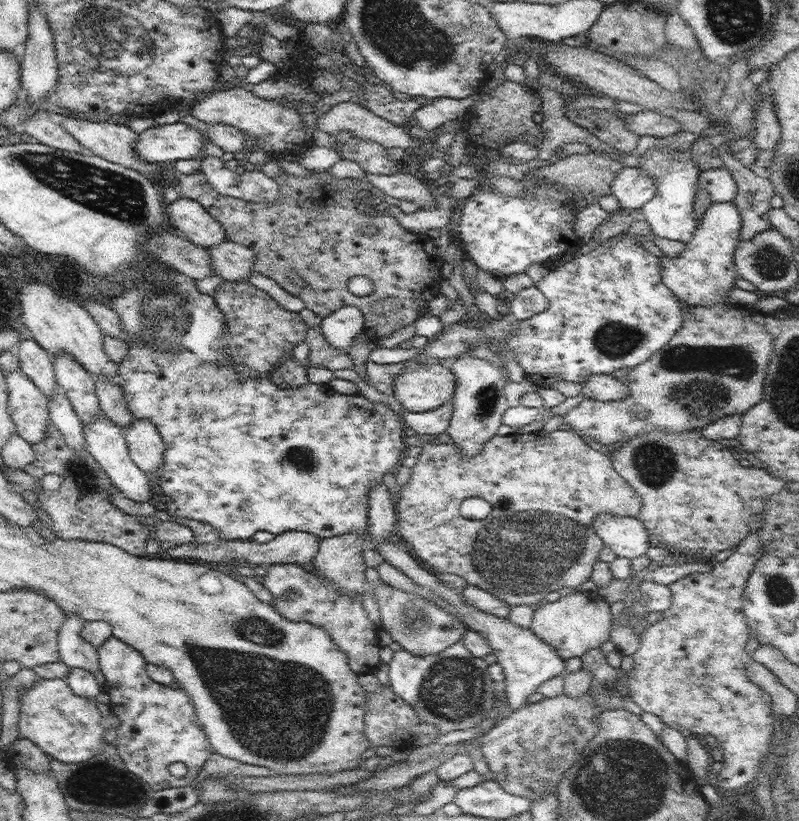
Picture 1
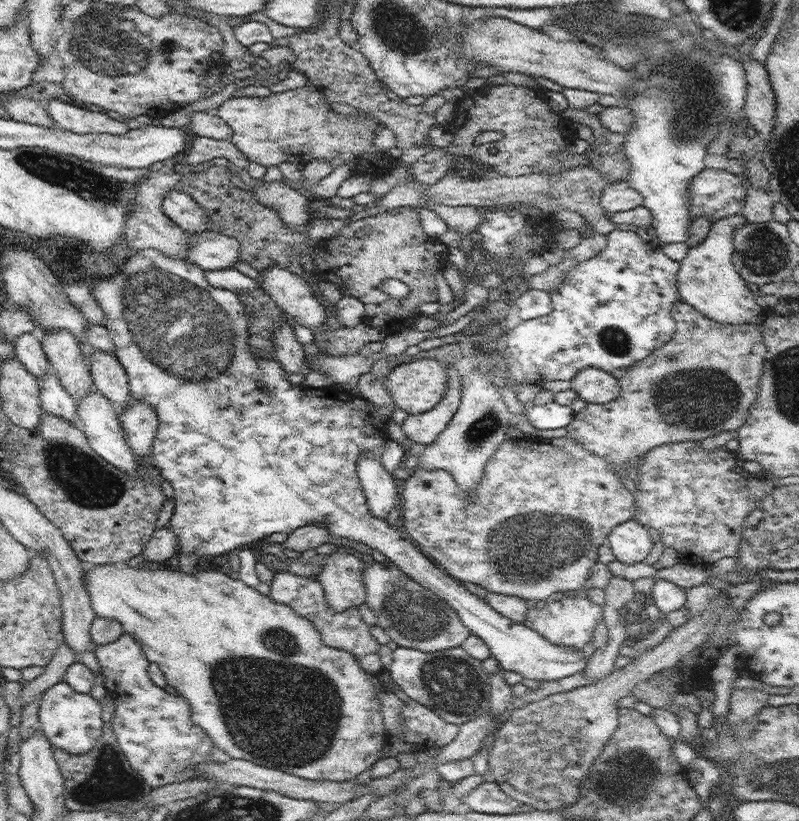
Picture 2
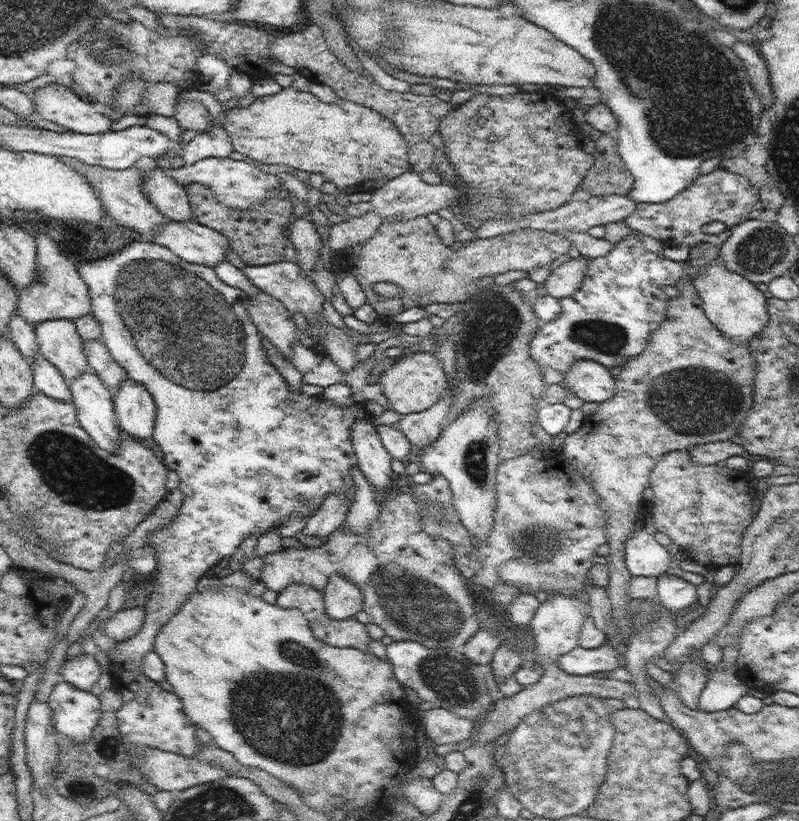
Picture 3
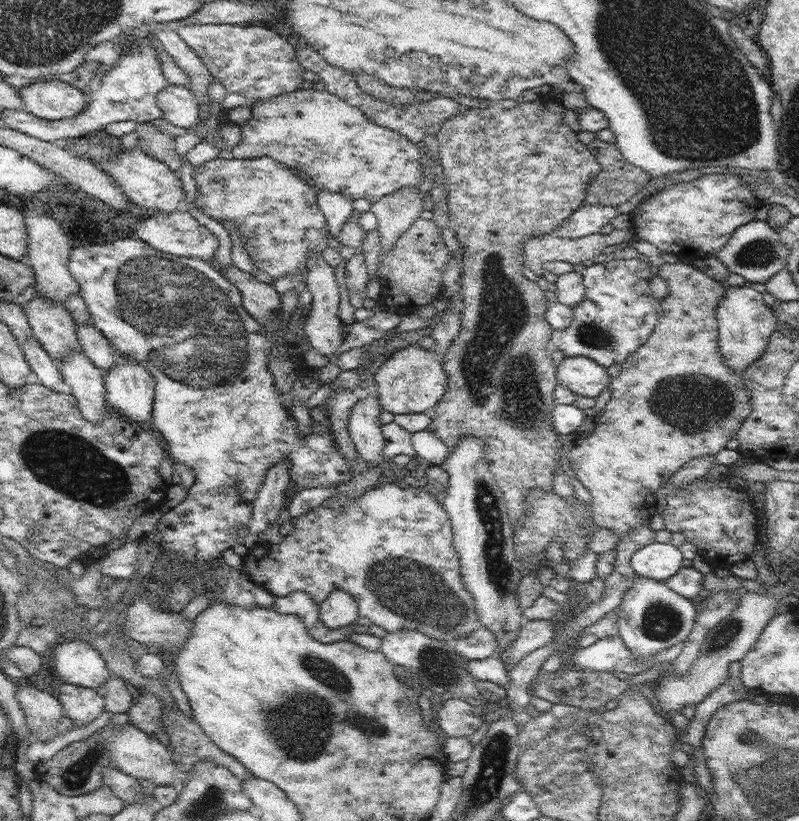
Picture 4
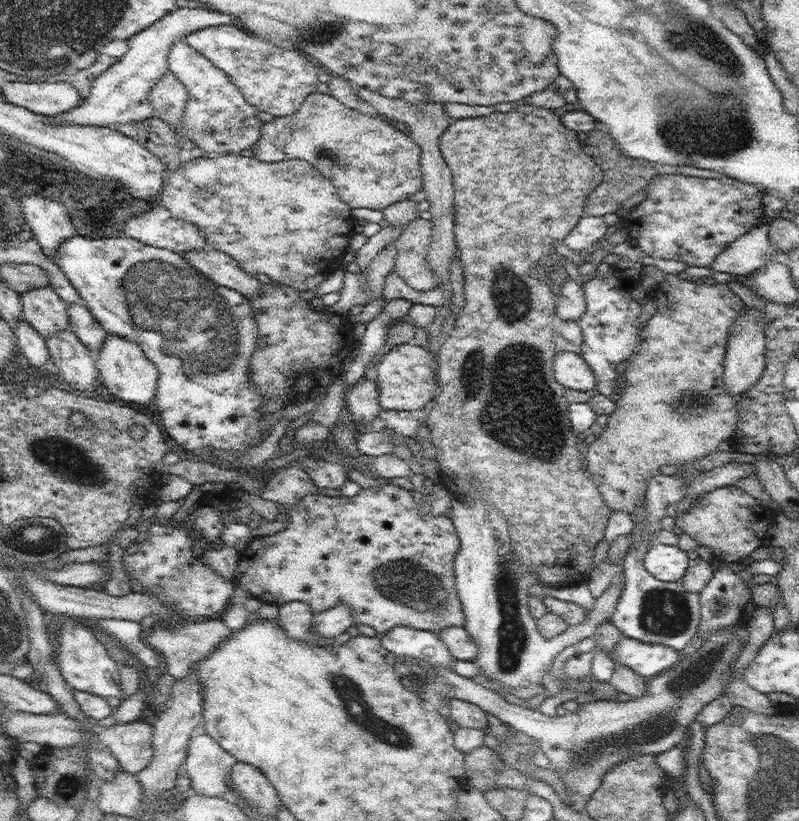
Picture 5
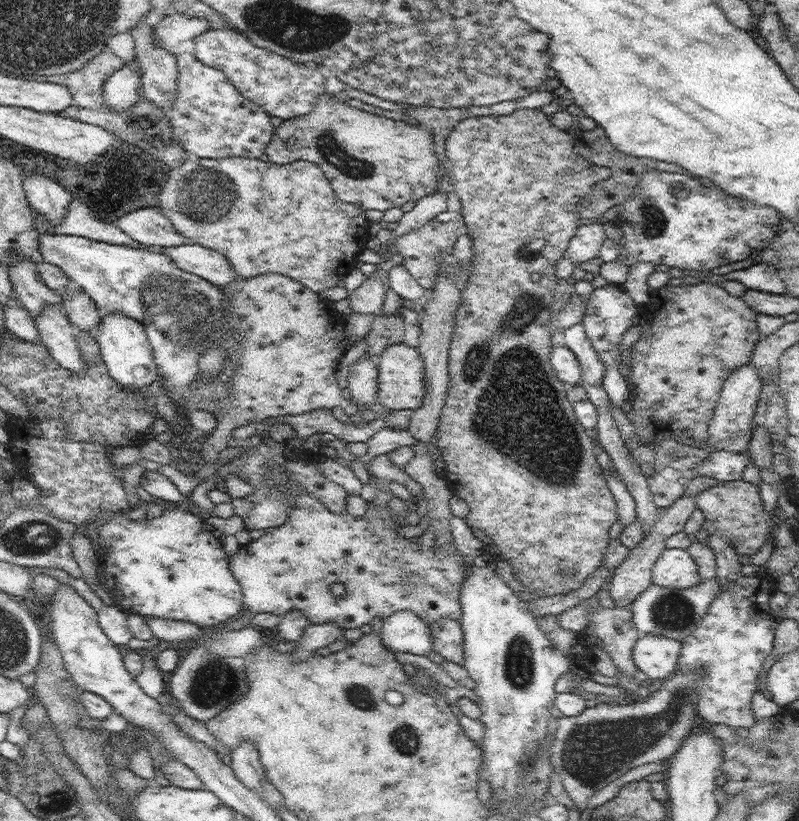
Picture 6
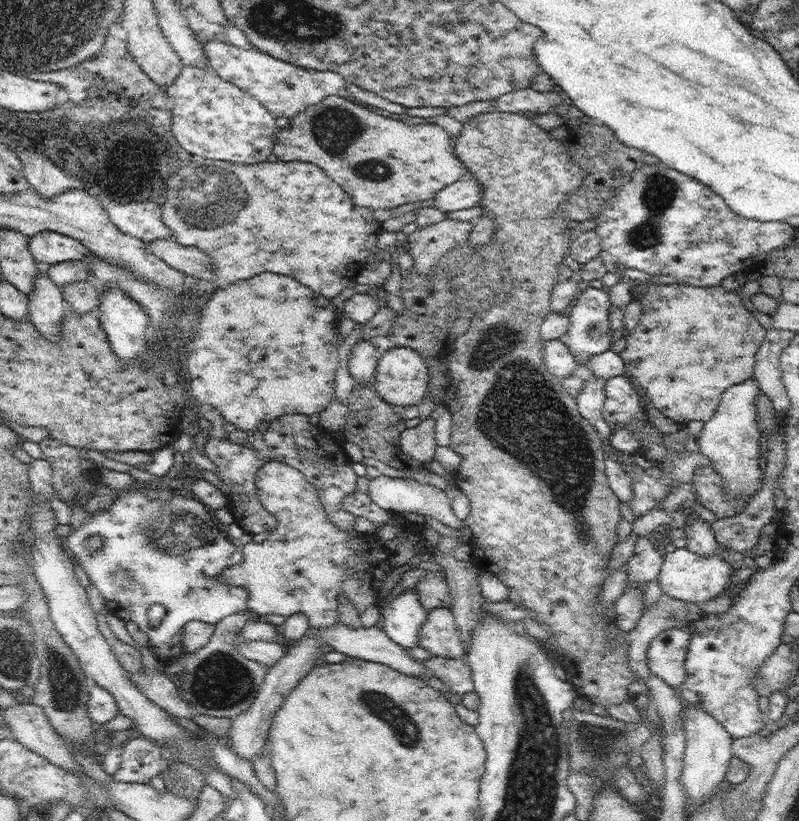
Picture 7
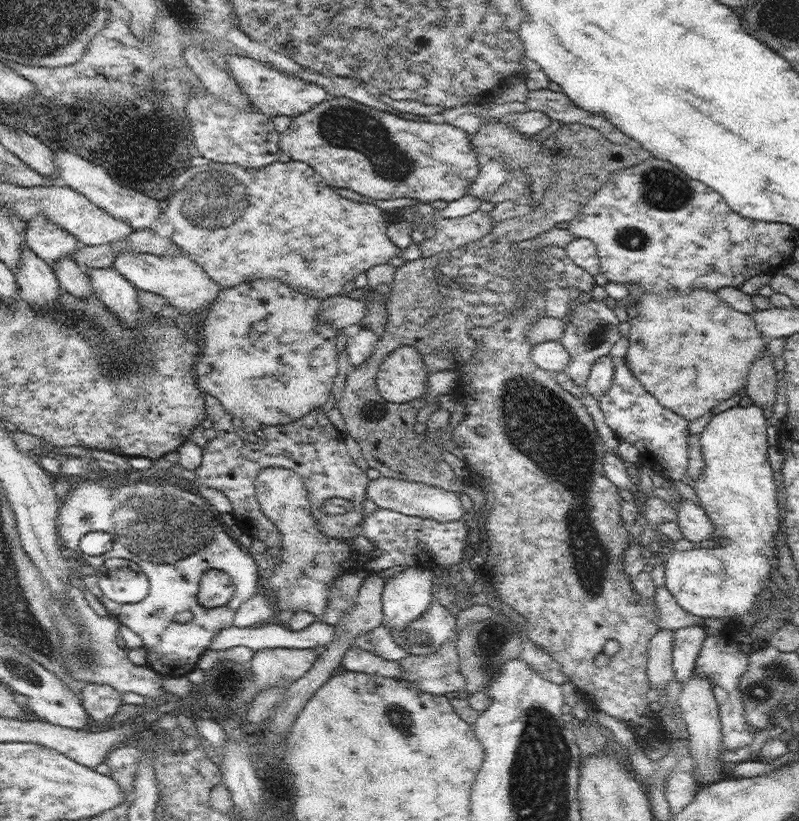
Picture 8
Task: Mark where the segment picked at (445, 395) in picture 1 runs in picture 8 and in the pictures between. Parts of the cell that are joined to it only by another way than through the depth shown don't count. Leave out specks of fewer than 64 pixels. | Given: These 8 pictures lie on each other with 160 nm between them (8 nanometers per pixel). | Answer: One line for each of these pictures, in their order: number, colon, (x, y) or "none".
2: (417, 386)
3: (415, 382)
4: (412, 380)
5: (407, 380)
6: (400, 374)
7: (402, 377)
8: (402, 376)

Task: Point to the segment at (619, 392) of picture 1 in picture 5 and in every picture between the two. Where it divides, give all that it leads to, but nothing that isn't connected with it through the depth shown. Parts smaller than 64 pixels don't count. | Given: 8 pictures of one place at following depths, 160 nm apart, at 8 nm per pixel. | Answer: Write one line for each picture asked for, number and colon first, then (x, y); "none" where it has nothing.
2: (596, 386)
3: (589, 380)
4: (580, 374)
5: (571, 370)

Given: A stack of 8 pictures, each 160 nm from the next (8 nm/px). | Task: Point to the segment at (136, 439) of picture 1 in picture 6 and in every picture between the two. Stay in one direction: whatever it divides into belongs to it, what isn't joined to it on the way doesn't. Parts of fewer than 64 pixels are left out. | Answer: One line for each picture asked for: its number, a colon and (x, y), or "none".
2: (139, 421)
3: (134, 406)
4: (130, 388)
5: (130, 377)
6: (125, 348)

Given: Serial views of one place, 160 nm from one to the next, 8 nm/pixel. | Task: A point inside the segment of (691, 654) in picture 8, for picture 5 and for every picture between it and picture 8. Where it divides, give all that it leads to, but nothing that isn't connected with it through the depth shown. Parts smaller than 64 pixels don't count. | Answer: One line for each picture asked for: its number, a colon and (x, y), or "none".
5: (648, 659)
6: (655, 656)
7: (666, 654)

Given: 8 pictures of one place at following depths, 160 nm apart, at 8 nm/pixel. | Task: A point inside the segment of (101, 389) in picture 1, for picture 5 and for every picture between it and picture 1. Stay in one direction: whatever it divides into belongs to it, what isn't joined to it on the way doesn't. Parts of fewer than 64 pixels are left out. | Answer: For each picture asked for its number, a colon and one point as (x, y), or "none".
2: (109, 377)
3: (100, 361)
4: (98, 348)
5: (87, 328)

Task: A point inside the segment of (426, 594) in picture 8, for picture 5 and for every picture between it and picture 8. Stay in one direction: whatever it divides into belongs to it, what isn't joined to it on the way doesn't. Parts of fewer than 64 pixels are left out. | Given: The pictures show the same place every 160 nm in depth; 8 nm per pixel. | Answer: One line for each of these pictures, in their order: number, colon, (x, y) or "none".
5: (402, 640)
6: (403, 631)
7: (401, 618)

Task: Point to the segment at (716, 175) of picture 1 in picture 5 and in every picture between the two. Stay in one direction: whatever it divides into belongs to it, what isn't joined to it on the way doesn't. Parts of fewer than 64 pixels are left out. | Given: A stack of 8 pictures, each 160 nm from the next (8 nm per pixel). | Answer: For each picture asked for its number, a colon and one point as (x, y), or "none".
2: (714, 193)
3: (722, 195)
4: (695, 219)
5: (690, 219)

